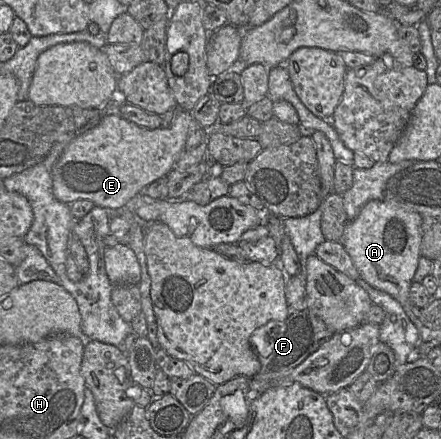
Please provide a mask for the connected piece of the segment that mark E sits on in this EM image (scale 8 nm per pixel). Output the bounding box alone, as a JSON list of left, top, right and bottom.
[52,110,193,210]

